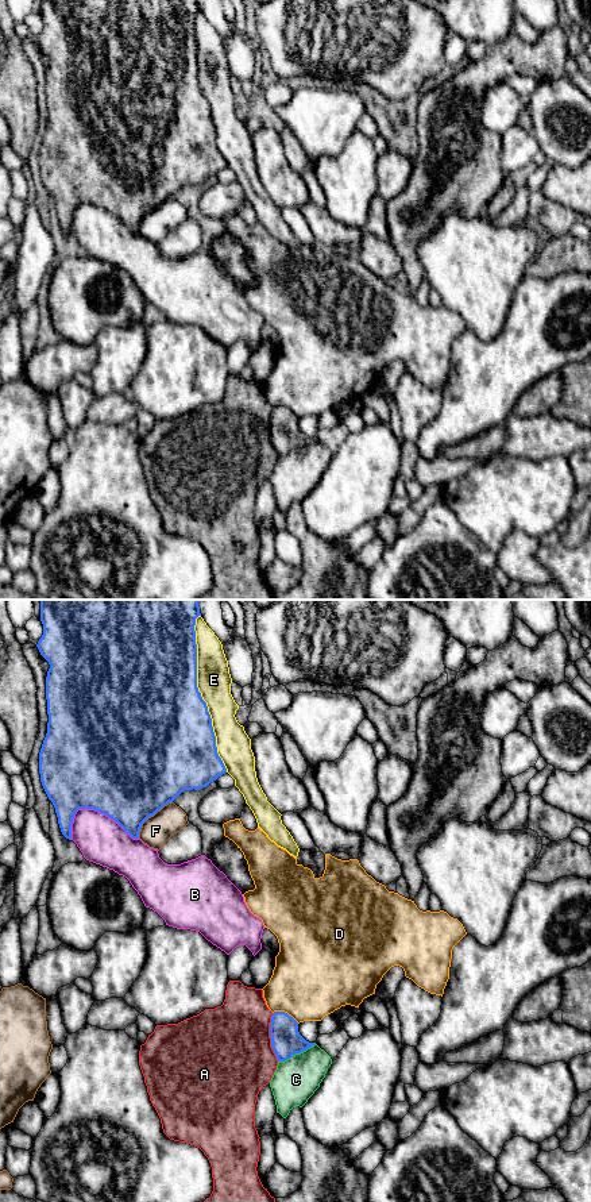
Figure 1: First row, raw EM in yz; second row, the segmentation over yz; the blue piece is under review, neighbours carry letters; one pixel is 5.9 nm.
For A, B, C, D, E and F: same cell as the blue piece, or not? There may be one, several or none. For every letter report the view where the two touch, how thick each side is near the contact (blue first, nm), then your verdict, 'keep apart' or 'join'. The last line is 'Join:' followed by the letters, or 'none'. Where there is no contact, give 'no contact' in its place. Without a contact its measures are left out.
A: contact in yz; calibres 180 and 500 nm; keep apart
B: contact in yz; calibres 500 and 280 nm; keep apart
C: contact in yz; calibres 180 and 260 nm; keep apart
D: contact in yz; calibres 180 and 460 nm; keep apart
E: contact in yz; calibres 500 and 200 nm; keep apart
F: contact in yz; calibres 500 and 180 nm; keep apart
Join: none

